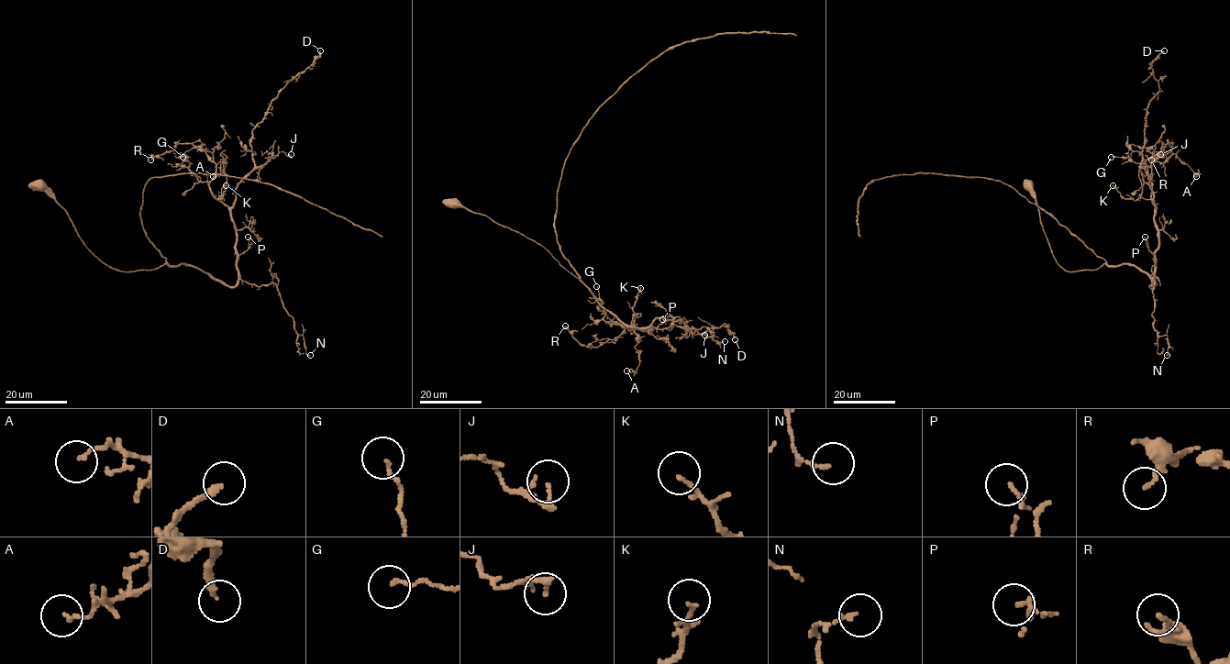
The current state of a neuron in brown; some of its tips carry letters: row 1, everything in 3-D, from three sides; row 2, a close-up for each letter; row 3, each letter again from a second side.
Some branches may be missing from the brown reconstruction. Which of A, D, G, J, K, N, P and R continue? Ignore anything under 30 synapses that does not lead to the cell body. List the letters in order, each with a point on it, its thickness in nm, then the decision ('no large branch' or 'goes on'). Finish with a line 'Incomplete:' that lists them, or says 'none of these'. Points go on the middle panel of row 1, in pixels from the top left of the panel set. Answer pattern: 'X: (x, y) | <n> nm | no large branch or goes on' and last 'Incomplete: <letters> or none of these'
A: (626, 370) | 110 nm | no large branch
D: (735, 339) | 200 nm | no large branch
G: (596, 286) | 120 nm | no large branch
J: (704, 335) | 120 nm | no large branch
K: (640, 288) | 100 nm | no large branch
N: (725, 341) | 130 nm | no large branch
P: (662, 319) | 90 nm | no large branch
R: (565, 326) | 130 nm | no large branch
Incomplete: none of these

